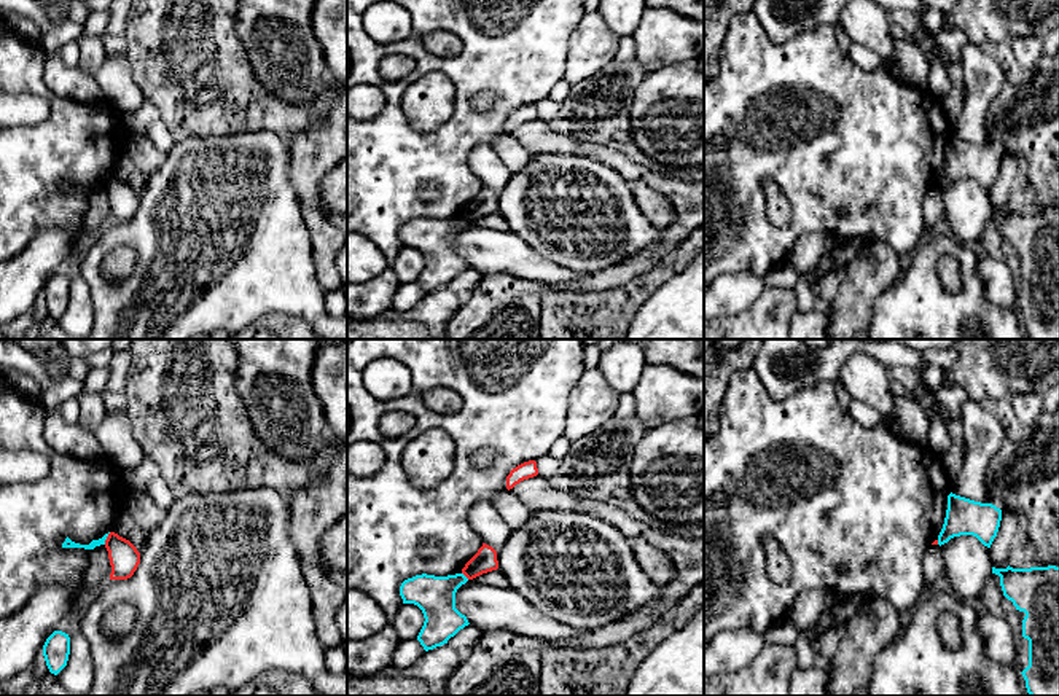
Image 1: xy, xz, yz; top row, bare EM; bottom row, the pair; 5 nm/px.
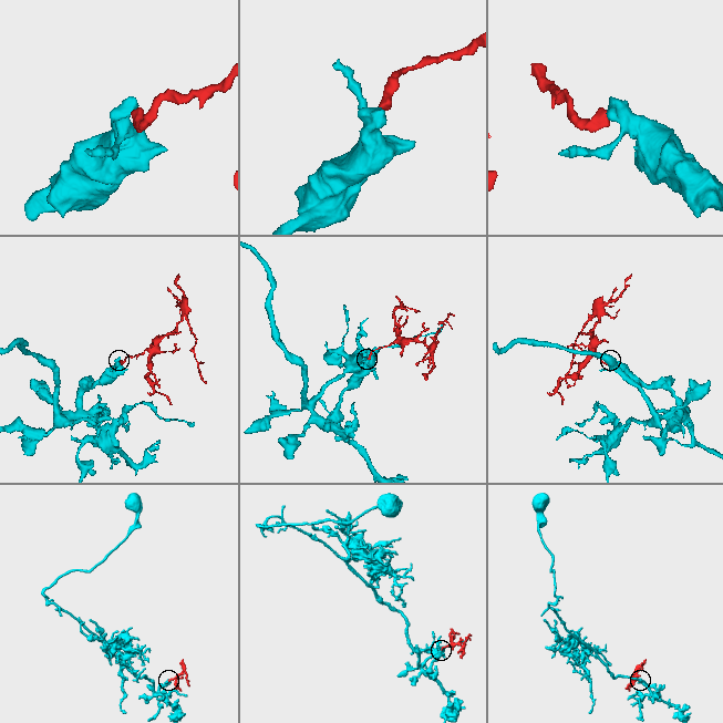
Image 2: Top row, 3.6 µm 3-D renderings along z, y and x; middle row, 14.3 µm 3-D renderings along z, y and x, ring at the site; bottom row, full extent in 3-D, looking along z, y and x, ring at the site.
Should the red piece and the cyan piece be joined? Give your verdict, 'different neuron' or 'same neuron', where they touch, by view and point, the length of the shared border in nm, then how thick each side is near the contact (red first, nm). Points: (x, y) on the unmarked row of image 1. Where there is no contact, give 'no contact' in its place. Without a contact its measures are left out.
different neuron | xy (107, 182) | 70 nm | 150/50 nm

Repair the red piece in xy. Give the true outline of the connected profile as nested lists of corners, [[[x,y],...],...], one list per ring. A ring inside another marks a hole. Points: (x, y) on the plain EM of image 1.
[[[110,175],[105,183],[108,202],[111,209],[110,223],[127,223],[134,218],[140,207],[140,196],[126,182]]]

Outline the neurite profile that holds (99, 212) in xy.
[[[105,188],[96,190],[89,197],[89,210],[84,221],[84,234],[97,231],[110,223],[111,209]]]

